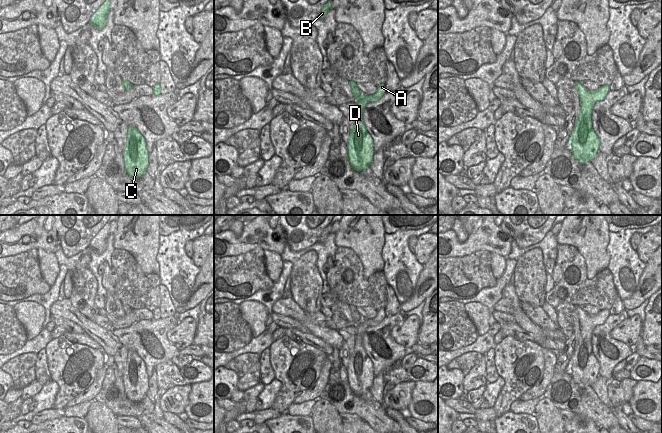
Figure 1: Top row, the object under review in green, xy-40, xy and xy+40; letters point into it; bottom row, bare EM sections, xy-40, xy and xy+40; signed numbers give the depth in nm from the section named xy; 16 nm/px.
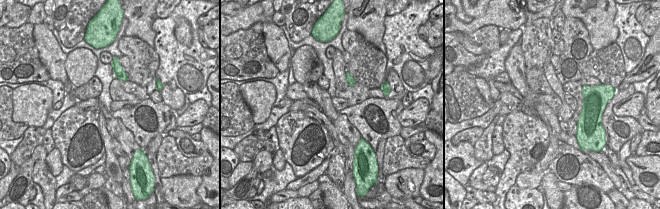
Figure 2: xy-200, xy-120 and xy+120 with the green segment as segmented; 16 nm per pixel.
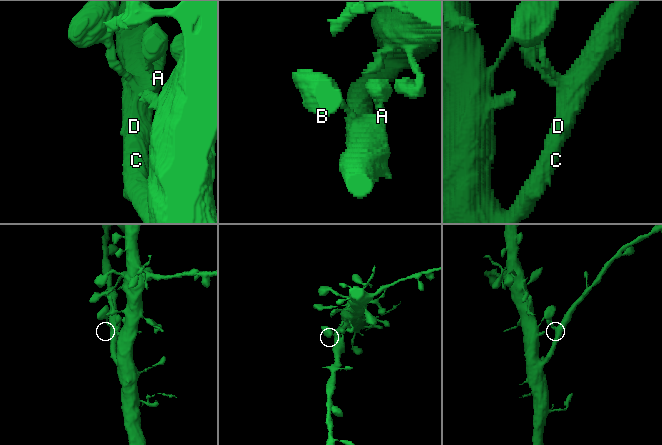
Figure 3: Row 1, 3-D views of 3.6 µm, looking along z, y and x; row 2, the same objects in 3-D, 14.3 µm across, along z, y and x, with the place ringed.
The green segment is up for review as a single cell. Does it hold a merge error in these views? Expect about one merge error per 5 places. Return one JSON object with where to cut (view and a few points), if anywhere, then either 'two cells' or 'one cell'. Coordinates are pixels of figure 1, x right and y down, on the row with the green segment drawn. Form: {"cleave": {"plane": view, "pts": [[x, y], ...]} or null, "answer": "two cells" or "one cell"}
{"cleave": null, "answer": "one cell"}

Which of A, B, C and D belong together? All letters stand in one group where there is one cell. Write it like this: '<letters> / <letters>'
A B C D

